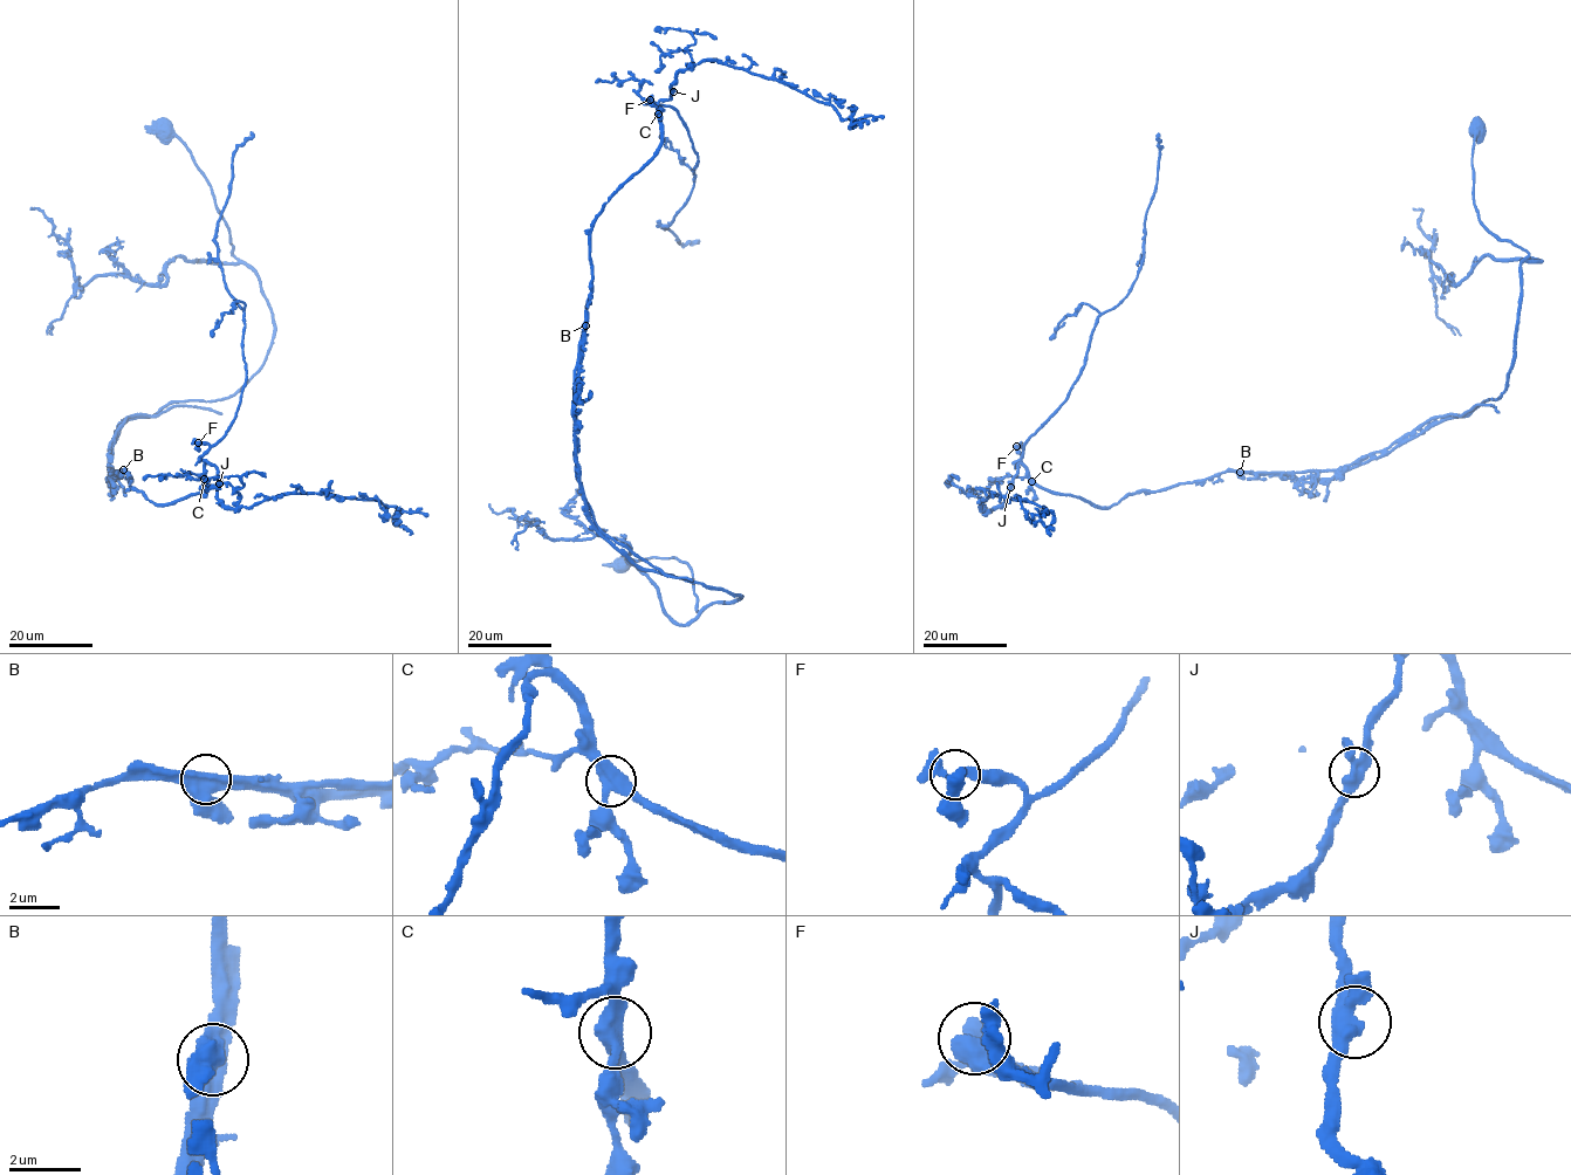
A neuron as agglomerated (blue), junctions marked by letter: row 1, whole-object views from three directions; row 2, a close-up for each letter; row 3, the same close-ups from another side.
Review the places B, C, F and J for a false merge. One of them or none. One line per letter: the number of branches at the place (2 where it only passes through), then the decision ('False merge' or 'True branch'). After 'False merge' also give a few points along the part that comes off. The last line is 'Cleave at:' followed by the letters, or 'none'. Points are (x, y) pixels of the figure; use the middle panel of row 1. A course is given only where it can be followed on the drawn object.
B: Branches: 3. False merge. Course of the part to remove: (585, 325), (580, 371), (574, 389), (575, 471), (583, 497), (604, 533), (664, 572), (691, 581)
C: Branches: 3. True branch
F: Branches: 3. True branch
J: Branches: 3. True branch
Cleave at: B

